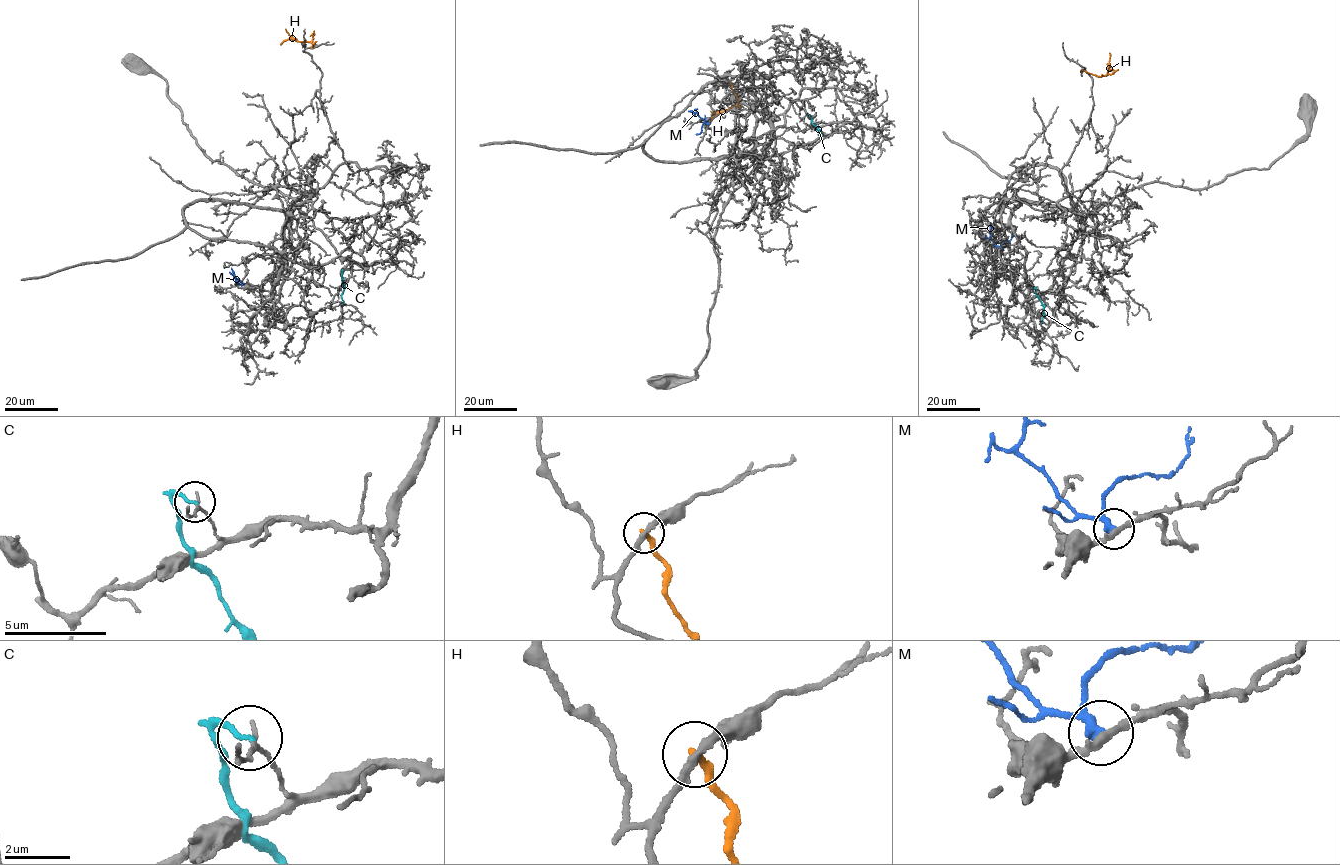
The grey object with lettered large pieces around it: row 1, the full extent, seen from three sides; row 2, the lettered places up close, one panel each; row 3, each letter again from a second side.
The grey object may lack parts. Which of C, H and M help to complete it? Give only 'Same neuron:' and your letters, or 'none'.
Same neuron: none

